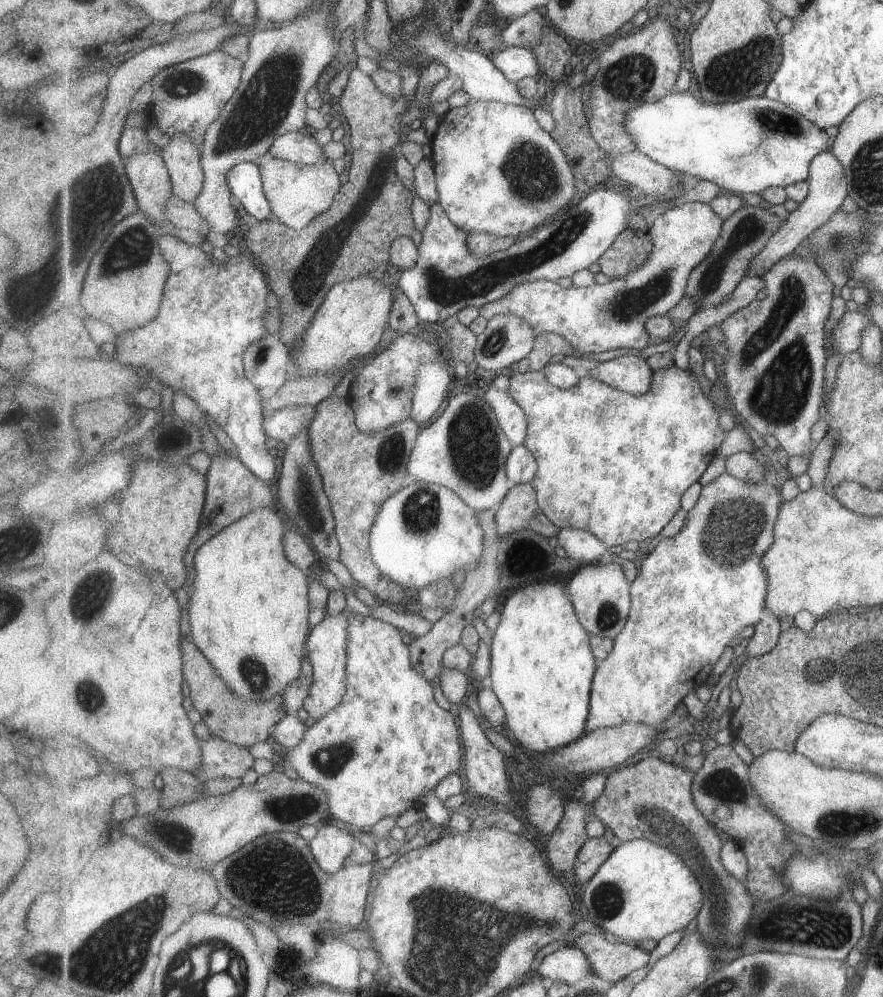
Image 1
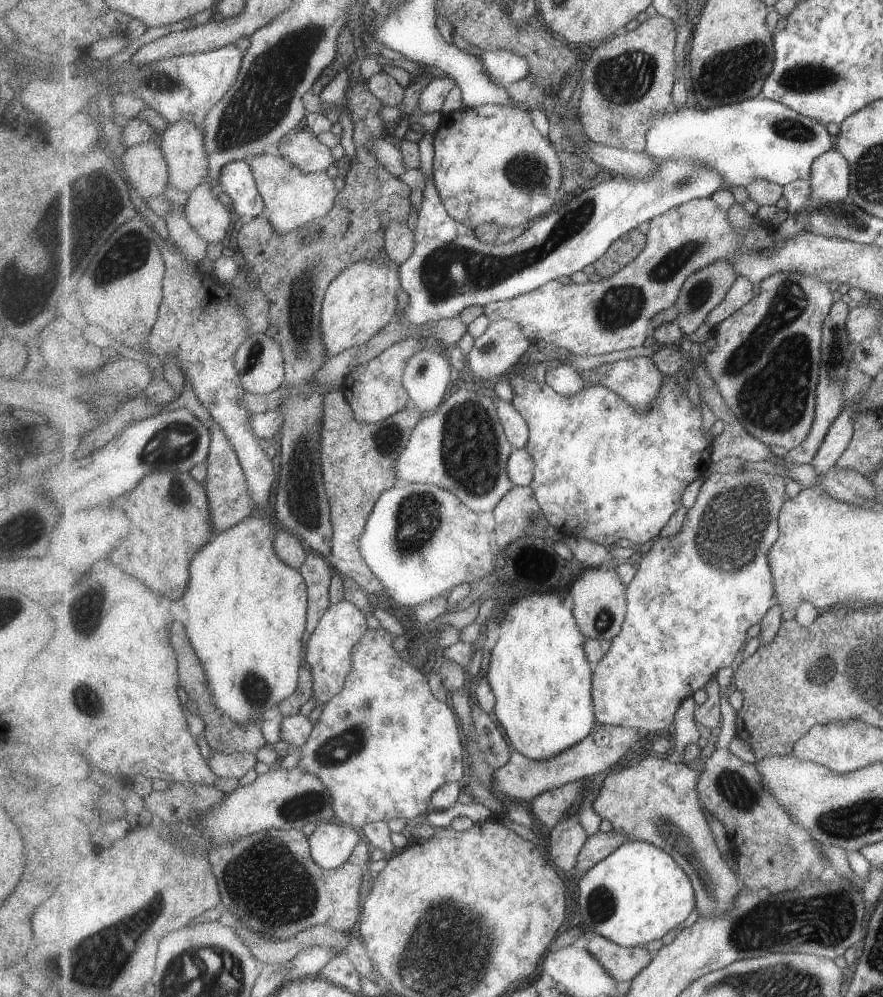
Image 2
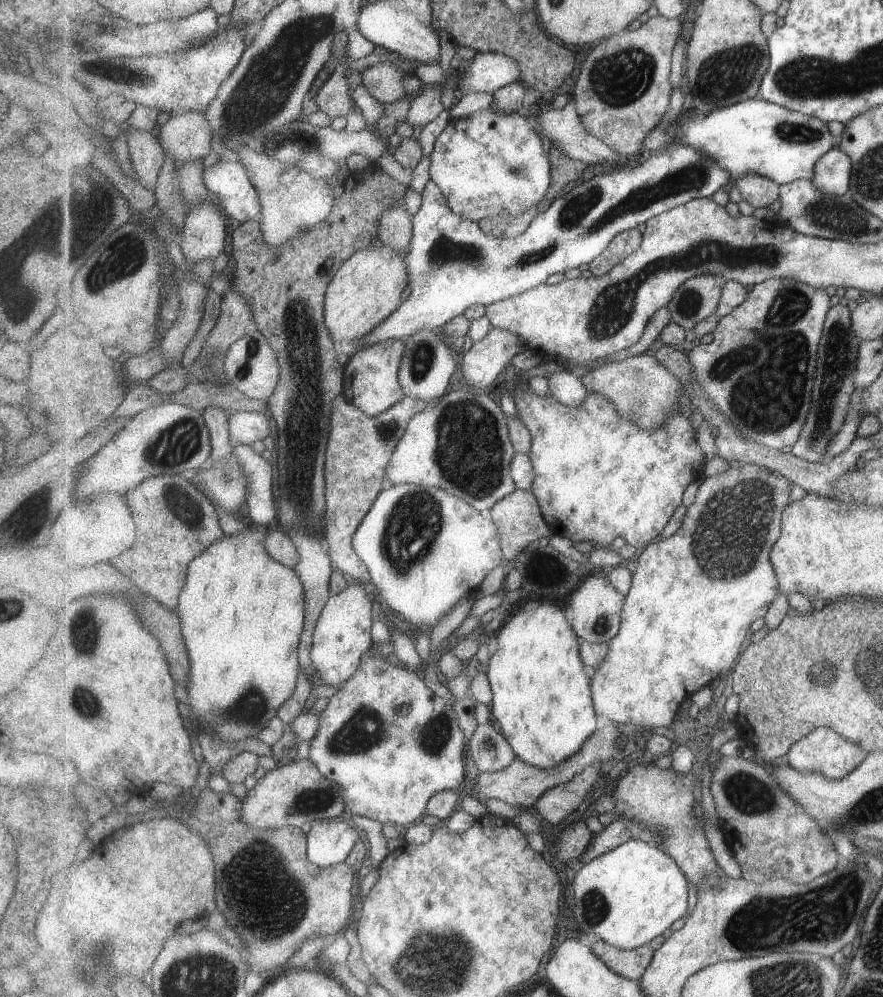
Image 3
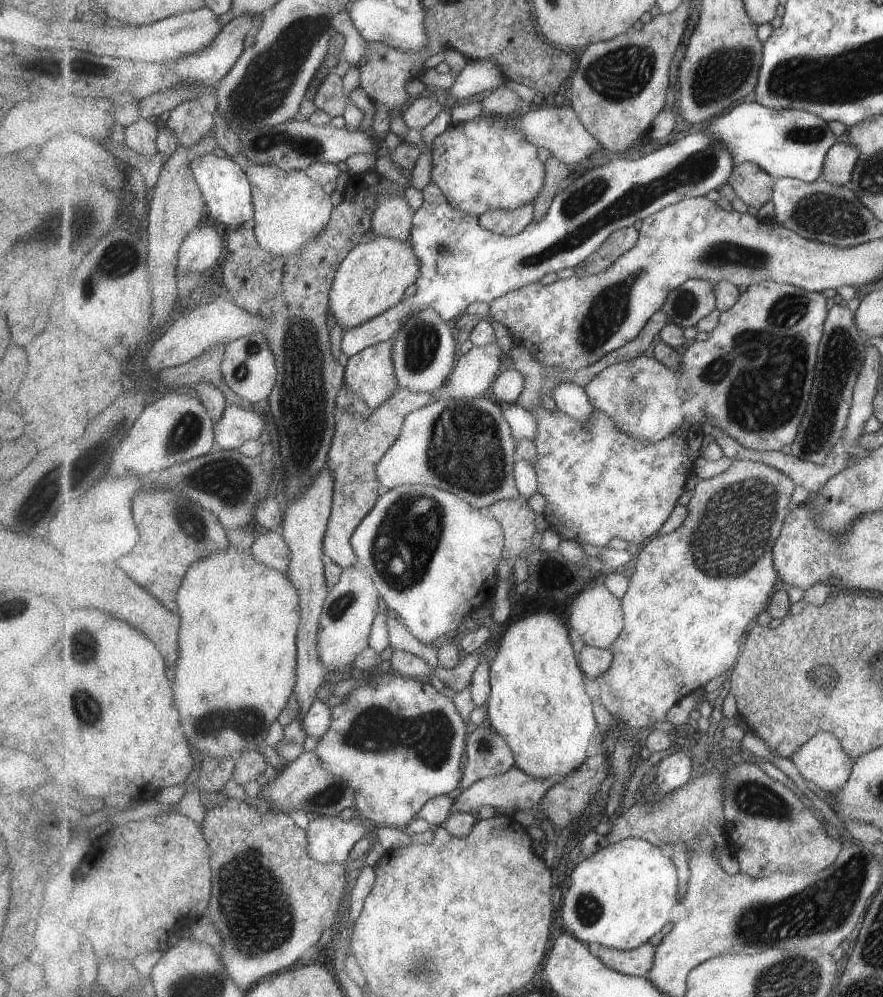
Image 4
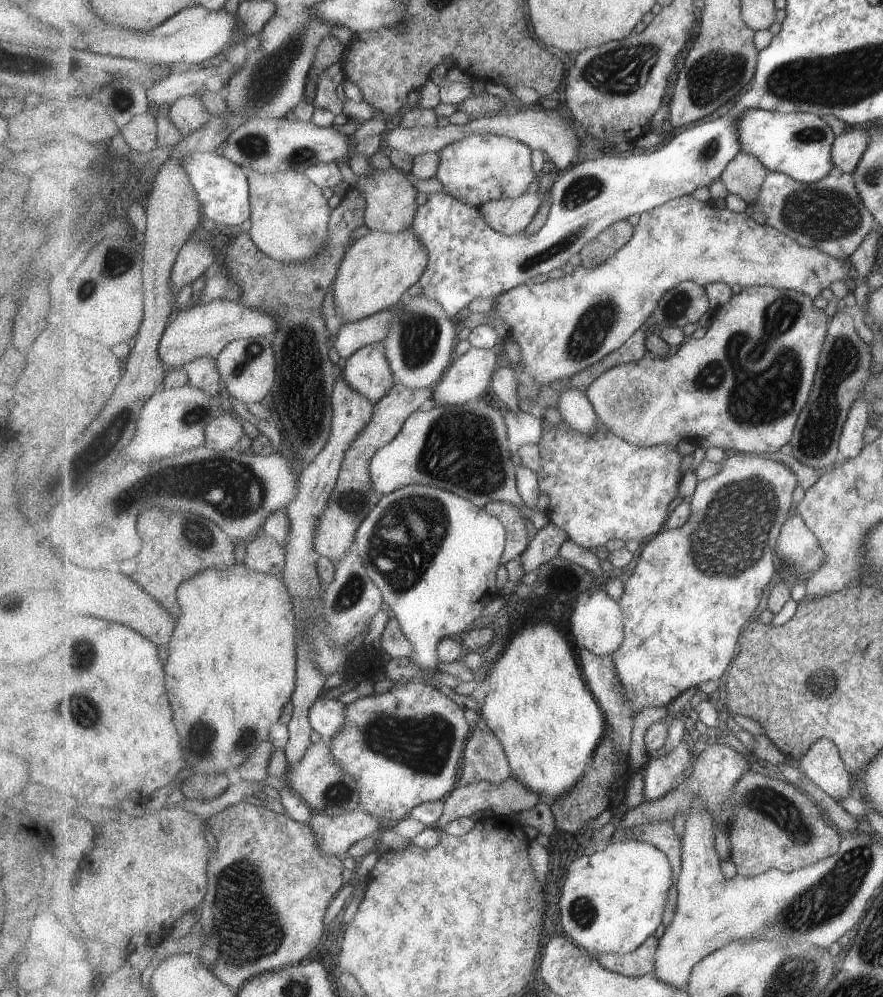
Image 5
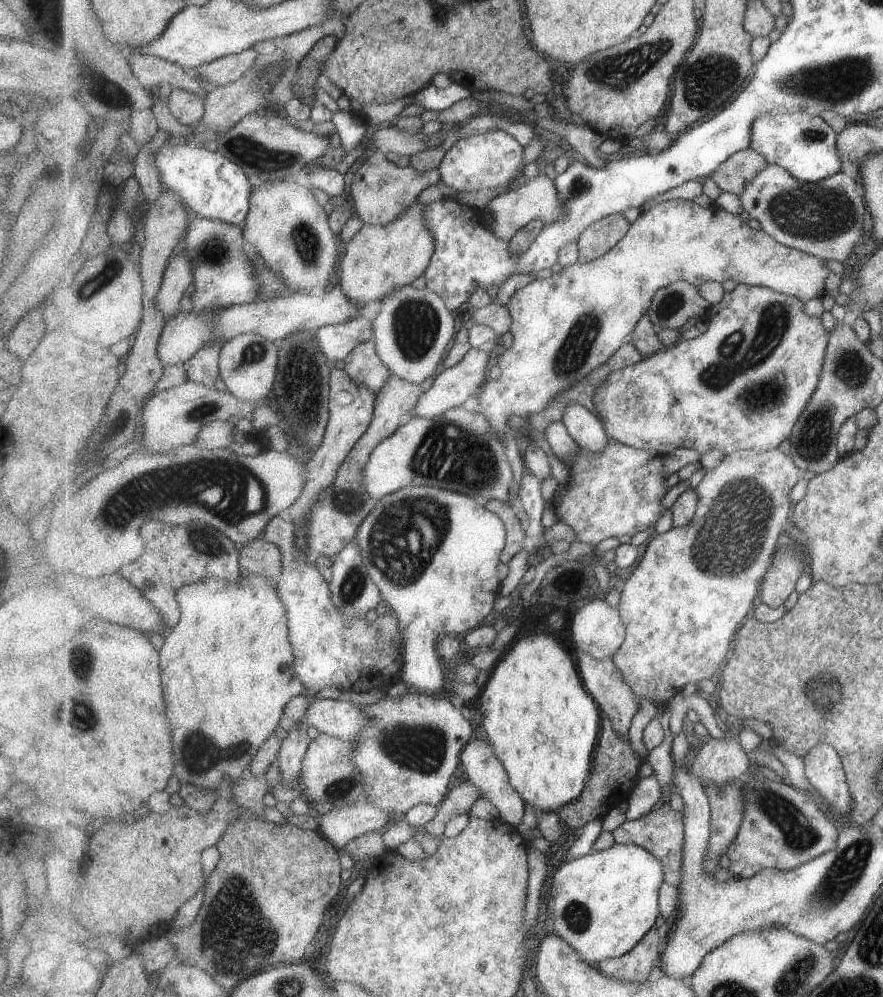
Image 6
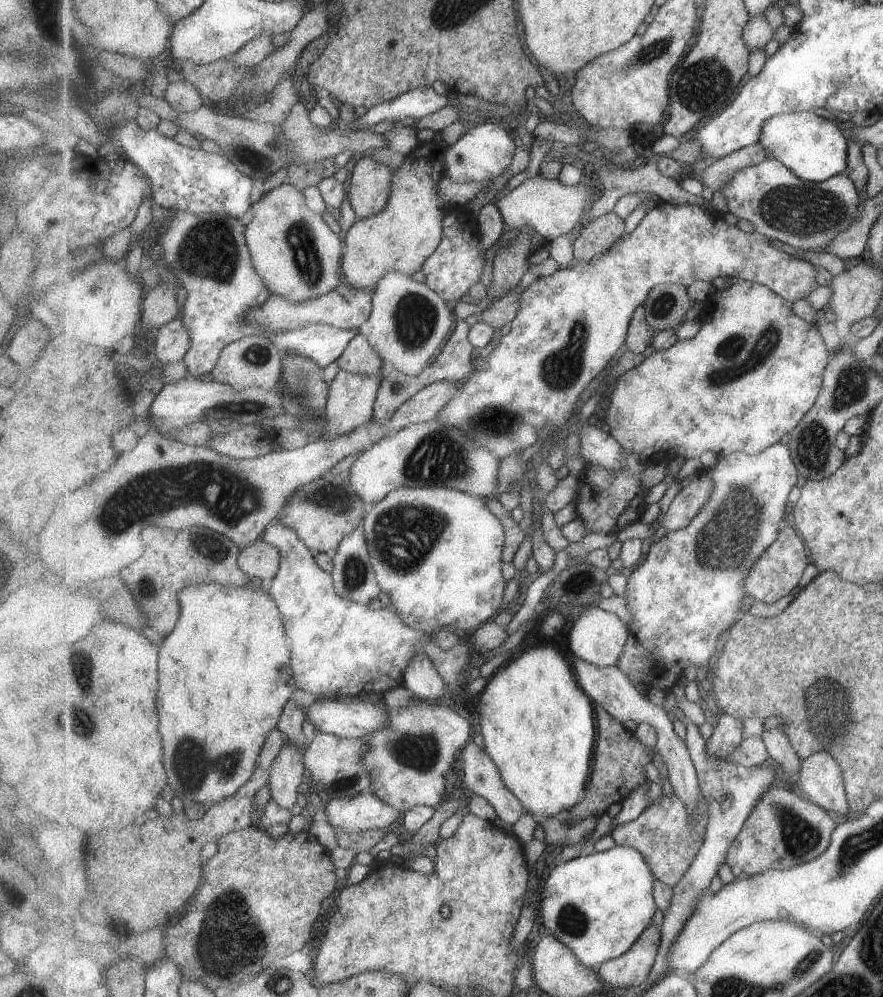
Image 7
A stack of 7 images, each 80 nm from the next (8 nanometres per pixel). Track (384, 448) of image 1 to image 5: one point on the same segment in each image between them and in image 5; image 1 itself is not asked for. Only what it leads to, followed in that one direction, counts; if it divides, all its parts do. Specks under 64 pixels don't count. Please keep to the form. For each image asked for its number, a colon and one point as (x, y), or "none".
2: (360, 461)
3: (359, 448)
4: (358, 446)
5: (354, 497)

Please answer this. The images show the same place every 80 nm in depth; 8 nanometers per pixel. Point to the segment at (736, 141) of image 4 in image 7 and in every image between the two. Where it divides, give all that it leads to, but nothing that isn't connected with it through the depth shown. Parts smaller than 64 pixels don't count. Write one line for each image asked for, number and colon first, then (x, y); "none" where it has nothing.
5: (799, 144)
6: (804, 144)
7: (814, 148)

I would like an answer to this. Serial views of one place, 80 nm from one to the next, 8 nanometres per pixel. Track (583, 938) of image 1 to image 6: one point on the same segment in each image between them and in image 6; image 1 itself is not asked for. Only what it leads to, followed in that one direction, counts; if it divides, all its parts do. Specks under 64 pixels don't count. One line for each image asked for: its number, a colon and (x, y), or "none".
2: (623, 963)
3: (632, 964)
4: (638, 962)
5: (639, 962)
6: (637, 966)

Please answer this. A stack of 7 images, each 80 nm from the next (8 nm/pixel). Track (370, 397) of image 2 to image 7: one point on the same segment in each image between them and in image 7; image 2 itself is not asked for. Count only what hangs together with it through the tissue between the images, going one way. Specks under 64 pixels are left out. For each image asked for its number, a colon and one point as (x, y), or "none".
3: (371, 378)
4: (371, 373)
5: (368, 370)
6: (364, 365)
7: (359, 358)

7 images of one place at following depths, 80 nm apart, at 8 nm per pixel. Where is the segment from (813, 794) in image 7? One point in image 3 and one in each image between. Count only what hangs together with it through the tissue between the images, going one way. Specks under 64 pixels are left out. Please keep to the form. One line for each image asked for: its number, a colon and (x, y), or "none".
3: (824, 750)
4: (823, 762)
5: (823, 764)
6: (825, 770)

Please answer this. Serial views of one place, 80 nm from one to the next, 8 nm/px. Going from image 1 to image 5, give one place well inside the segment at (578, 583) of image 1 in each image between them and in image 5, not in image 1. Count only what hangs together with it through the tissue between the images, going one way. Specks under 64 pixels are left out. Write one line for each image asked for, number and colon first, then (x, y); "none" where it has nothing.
2: (599, 599)
3: (598, 606)
4: (597, 616)
5: (599, 625)

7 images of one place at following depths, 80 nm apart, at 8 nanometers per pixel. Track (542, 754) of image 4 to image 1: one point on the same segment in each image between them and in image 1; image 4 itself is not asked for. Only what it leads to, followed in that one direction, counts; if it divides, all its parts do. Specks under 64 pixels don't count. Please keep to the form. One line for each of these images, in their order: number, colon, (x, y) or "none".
1: (543, 666)
2: (539, 670)
3: (543, 703)

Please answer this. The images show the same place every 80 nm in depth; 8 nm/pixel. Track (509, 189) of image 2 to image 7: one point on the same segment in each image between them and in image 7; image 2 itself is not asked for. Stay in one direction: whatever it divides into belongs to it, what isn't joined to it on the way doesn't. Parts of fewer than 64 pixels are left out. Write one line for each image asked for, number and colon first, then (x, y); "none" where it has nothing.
3: (490, 164)
4: (487, 163)
5: (481, 168)
6: (495, 158)
7: (485, 151)

